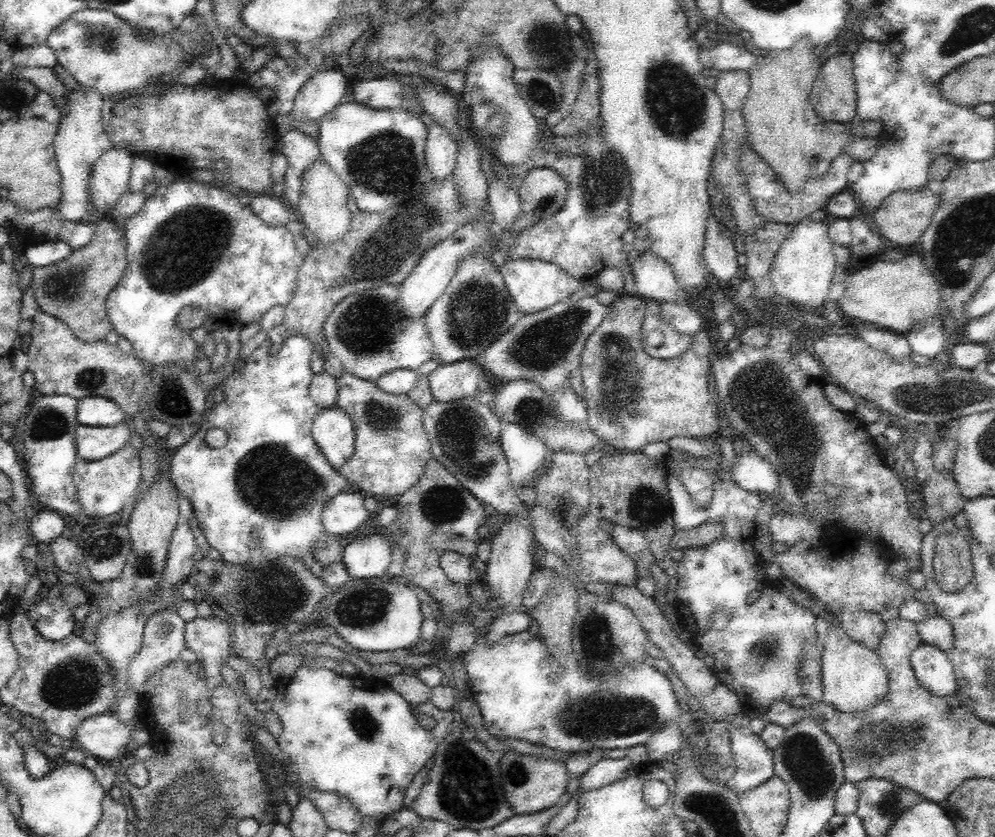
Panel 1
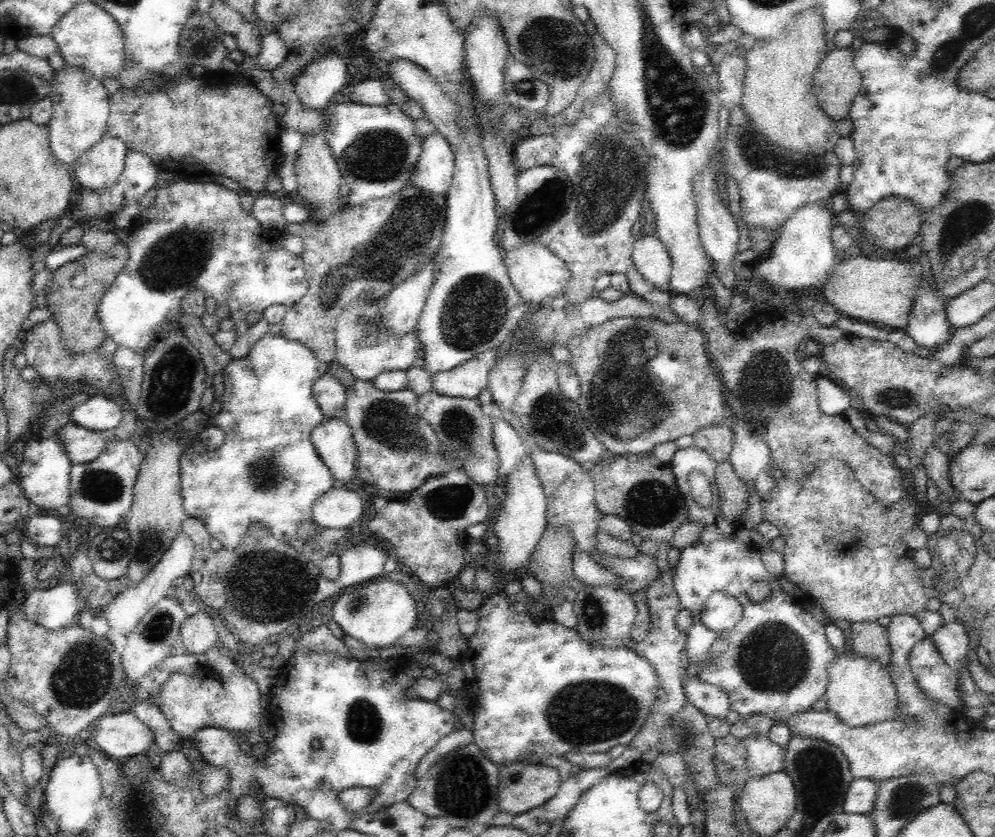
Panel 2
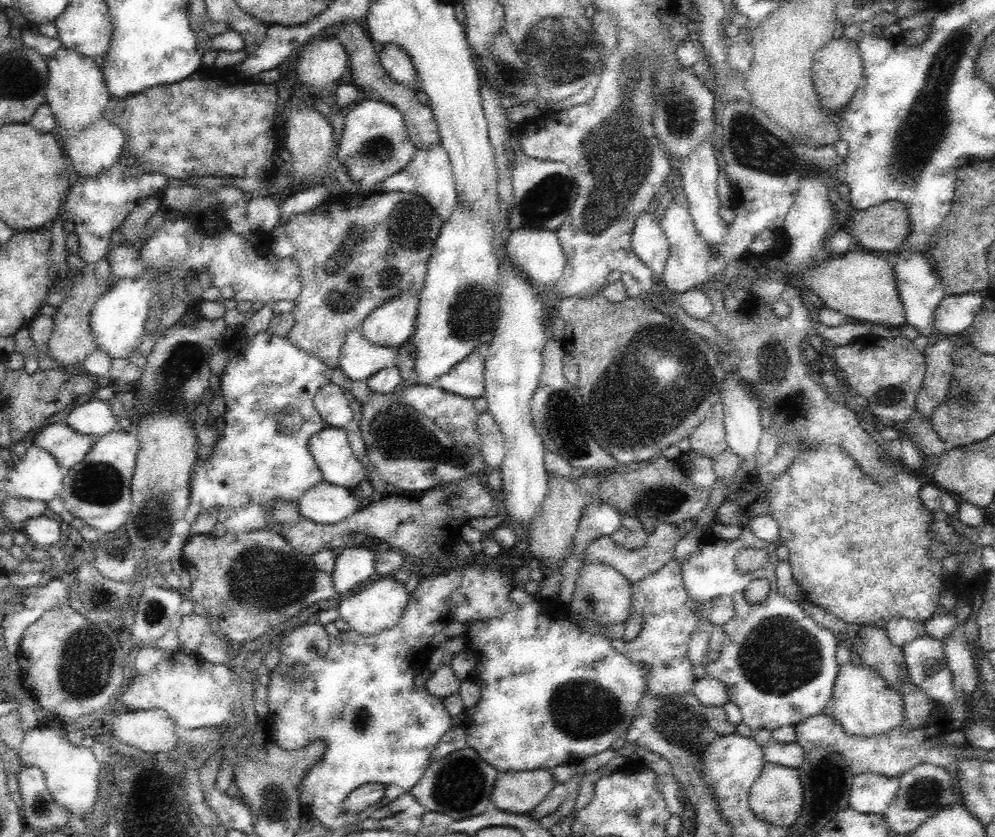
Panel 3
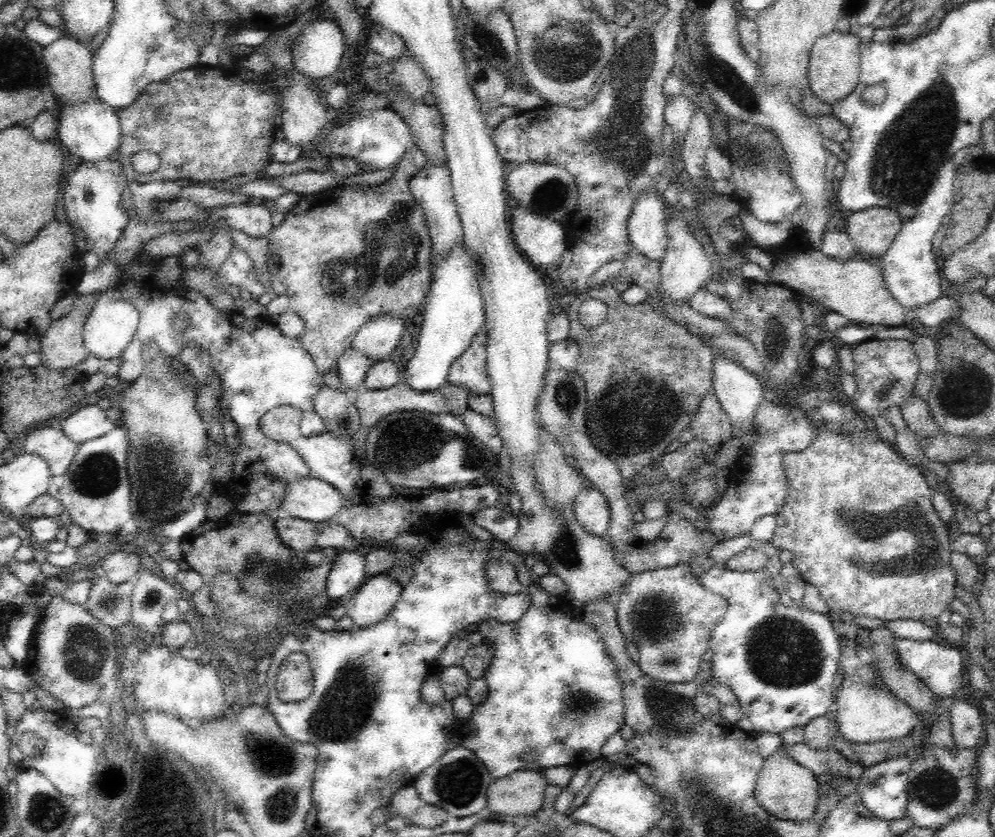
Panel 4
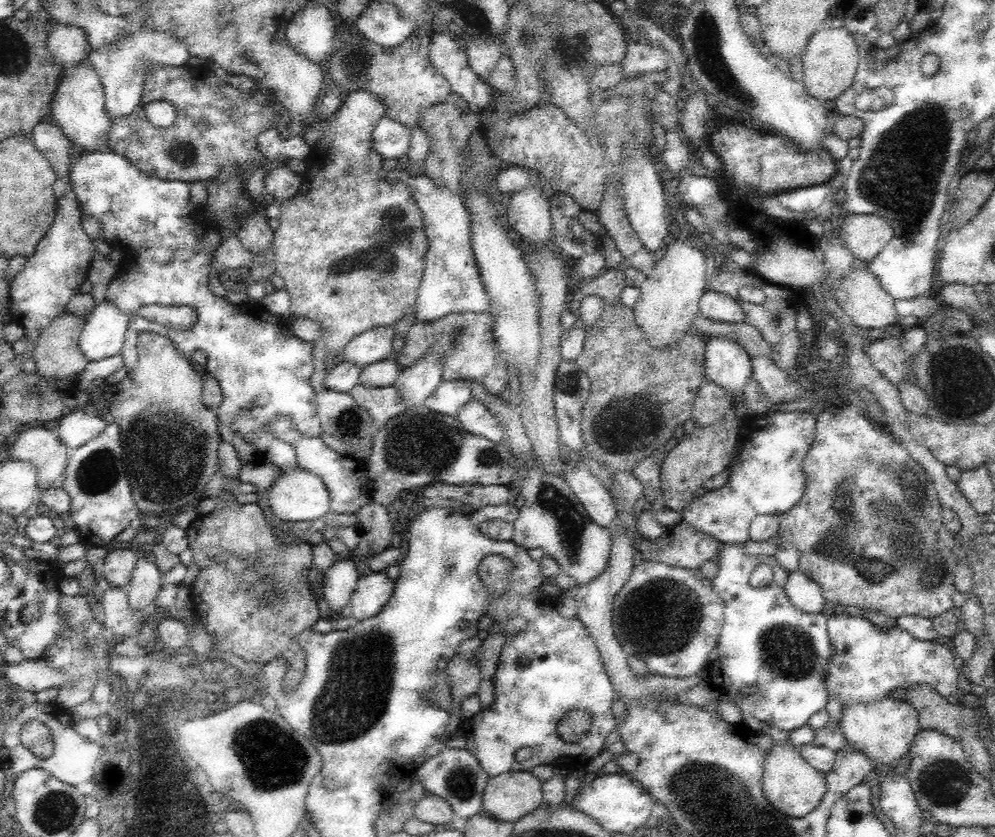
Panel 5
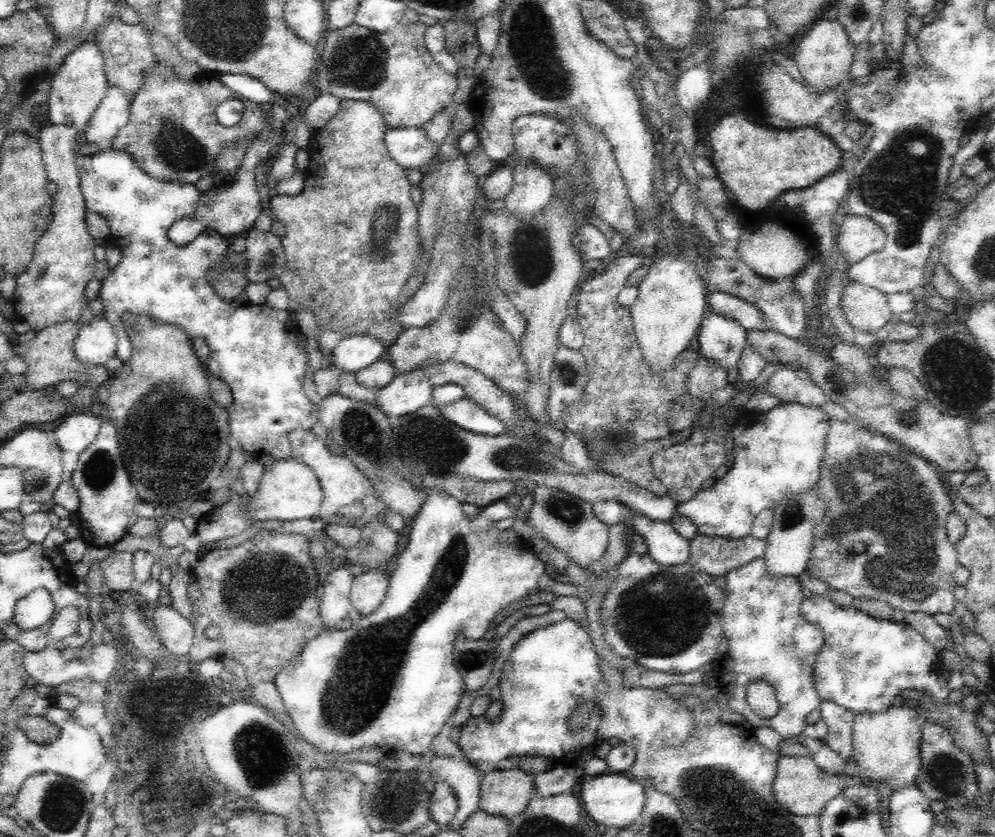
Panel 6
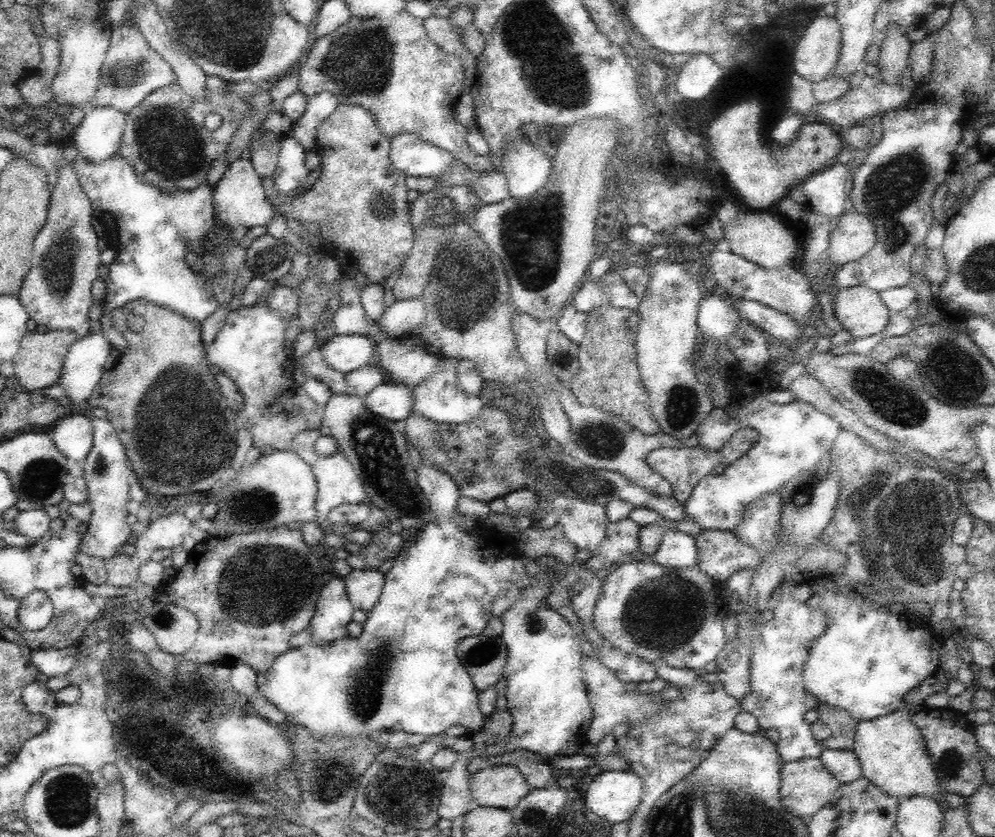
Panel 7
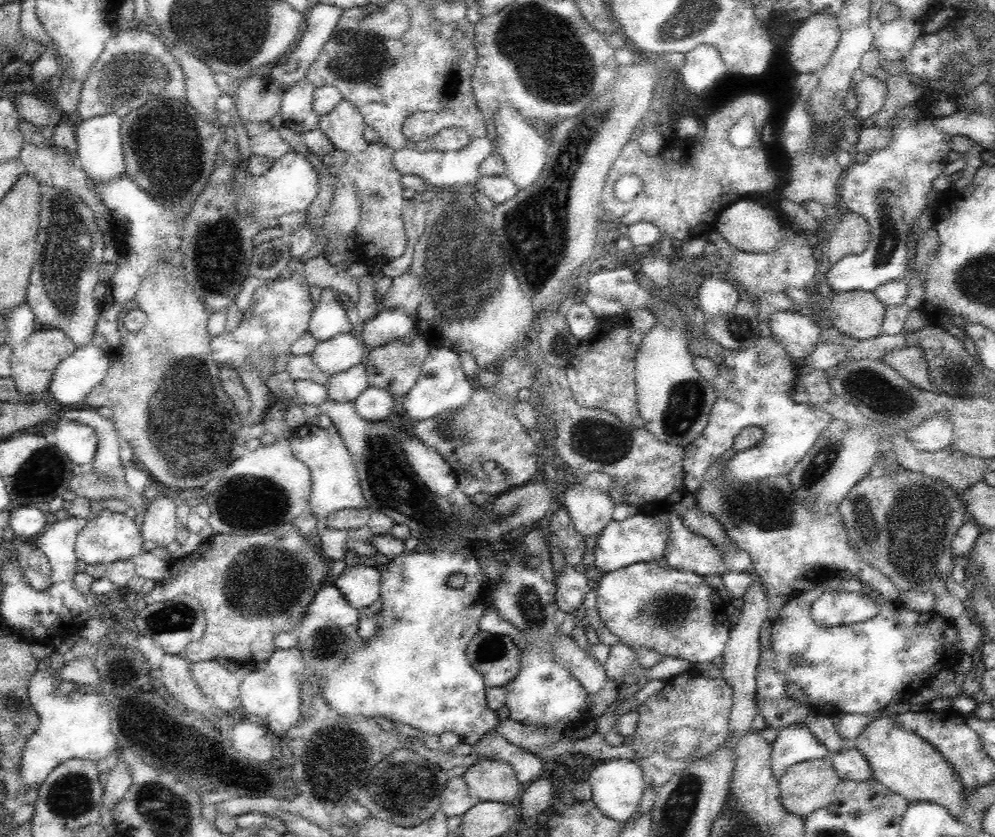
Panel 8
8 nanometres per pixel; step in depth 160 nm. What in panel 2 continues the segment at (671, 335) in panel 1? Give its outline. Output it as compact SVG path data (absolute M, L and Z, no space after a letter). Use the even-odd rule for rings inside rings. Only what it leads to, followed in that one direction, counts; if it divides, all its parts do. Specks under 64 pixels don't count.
M608 84L600 94L590 96L590 100L586 100L582 110L578 112L576 120L560 122L560 126L556 128L548 128L541 134L517 139L512 145L513 163L519 172L534 166L550 165L563 170L571 180L573 195L566 214L534 240L552 250L568 267L570 279L564 288L567 302L580 304L594 296L594 282L600 274L620 273L627 276L631 294L662 308L669 306L673 297L672 291L660 290L658 286L648 282L640 274L632 258L635 237L630 233L630 229L645 211L645 176L649 158L645 146L635 137L633 126L617 110L611 86Z

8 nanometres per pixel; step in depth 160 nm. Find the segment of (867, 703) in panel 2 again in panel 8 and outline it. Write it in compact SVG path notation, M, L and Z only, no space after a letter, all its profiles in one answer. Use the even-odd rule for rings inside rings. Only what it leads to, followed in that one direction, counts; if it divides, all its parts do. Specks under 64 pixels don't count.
M891 712L869 722L857 739L856 748L868 759L873 777L903 796L908 802L931 802L944 808L948 814L960 819L965 805L964 788L955 768L940 751L918 734L898 727Z

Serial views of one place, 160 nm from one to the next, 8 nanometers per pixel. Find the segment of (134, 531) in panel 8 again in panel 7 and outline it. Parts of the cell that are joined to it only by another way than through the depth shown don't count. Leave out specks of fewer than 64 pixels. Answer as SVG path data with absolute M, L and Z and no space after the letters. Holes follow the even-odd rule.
M92 418L93 446L84 462L83 478L88 483L88 499L92 514L88 521L87 531L83 534L79 551L87 556L108 560L116 556L118 548L126 544L132 534L131 525L126 521L128 513L129 493L136 474L131 470L126 458L126 450L120 438L114 432L108 420Z

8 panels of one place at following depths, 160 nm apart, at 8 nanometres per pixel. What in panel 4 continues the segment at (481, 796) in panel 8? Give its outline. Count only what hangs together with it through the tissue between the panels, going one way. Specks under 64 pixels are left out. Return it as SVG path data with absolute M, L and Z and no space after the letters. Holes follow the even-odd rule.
M530 769L493 779L487 788L487 808L496 814L506 814L504 818L532 817L542 808L546 786L544 773Z

